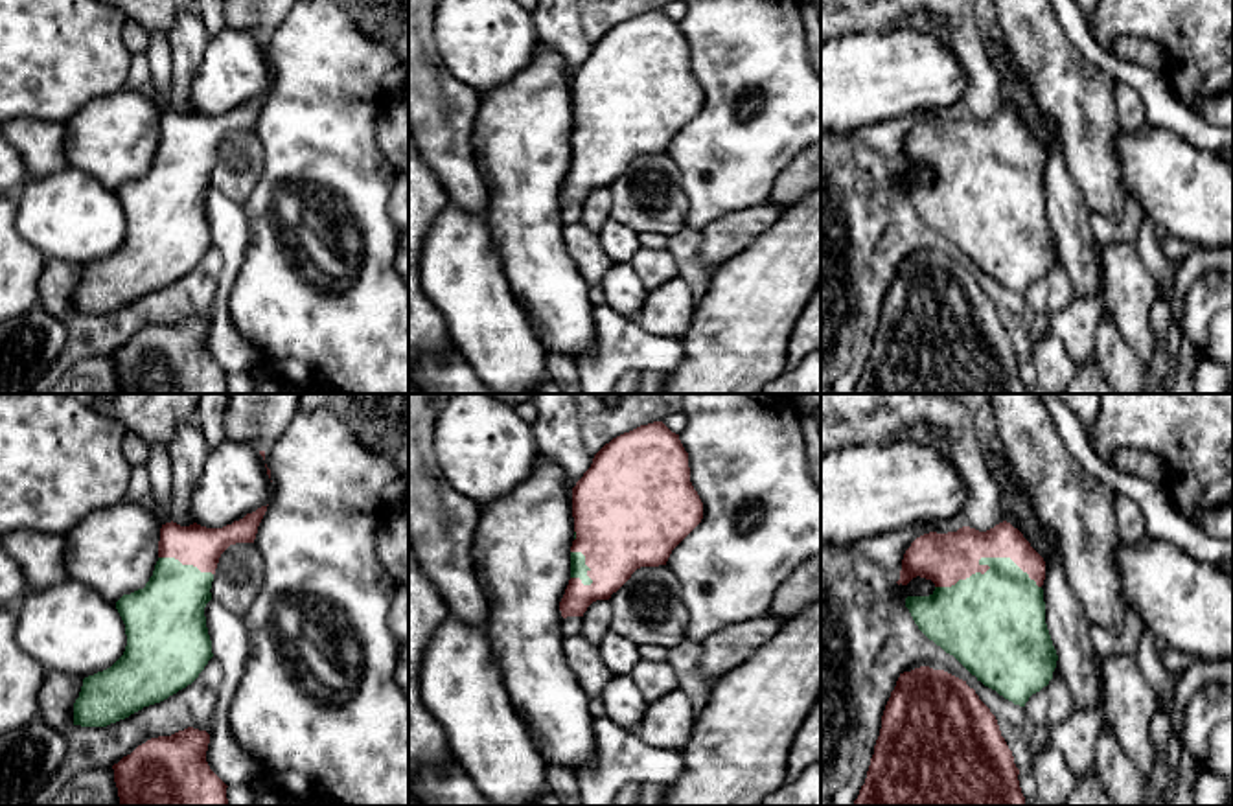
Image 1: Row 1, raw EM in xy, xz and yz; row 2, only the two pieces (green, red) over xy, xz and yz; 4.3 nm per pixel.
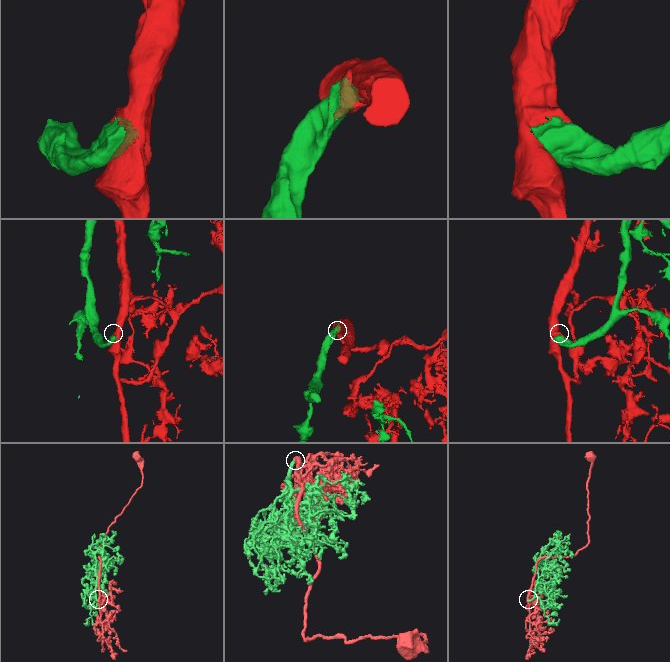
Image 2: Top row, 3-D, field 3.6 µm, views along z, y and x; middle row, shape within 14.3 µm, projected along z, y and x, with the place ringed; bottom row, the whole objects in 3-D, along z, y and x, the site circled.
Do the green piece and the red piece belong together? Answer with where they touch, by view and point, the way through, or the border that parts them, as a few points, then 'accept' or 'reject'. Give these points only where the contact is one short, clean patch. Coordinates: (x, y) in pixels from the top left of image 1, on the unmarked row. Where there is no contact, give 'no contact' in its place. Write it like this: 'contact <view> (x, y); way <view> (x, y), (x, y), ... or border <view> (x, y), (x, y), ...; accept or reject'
contact yz (979, 149); accept

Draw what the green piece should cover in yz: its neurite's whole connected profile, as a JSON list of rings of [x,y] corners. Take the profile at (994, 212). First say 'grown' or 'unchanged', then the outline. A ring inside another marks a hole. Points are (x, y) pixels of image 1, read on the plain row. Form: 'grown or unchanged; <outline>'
grown; [[[1003,109],[986,120],[924,121],[905,138],[896,171],[916,164],[931,167],[935,178],[905,186],[915,212],[977,269],[1020,294],[1049,272],[1058,243],[1045,212],[1045,149],[1018,116]]]

